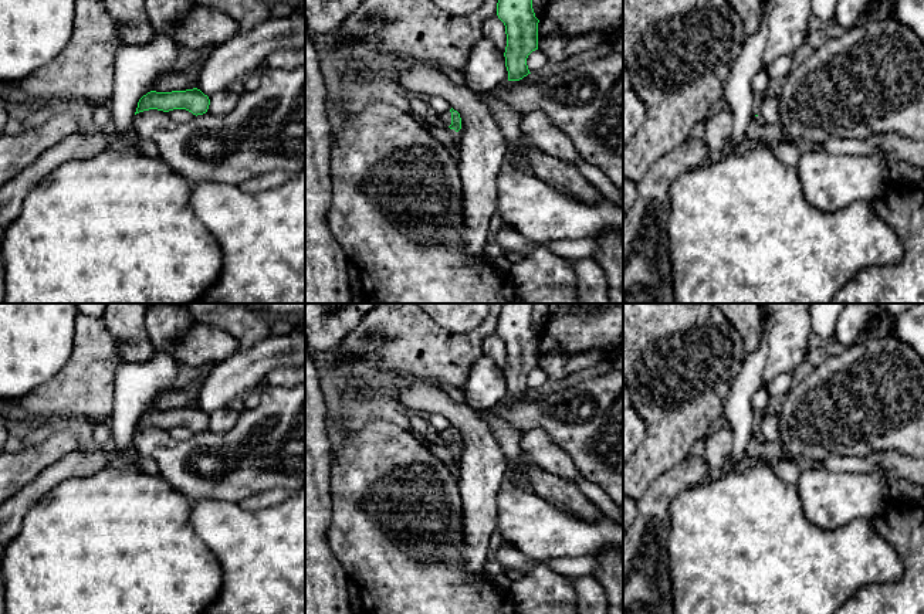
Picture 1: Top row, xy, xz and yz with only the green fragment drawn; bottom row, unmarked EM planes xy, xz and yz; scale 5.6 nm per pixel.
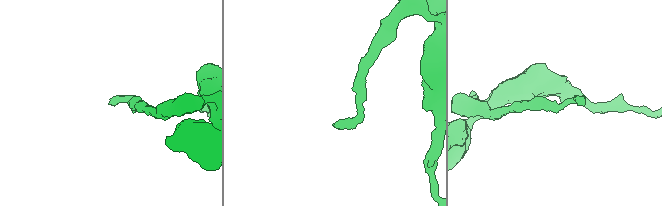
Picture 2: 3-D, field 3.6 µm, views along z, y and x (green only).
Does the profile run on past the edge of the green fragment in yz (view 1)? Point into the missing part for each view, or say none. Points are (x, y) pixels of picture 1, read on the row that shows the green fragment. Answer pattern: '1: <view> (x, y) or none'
1: none

